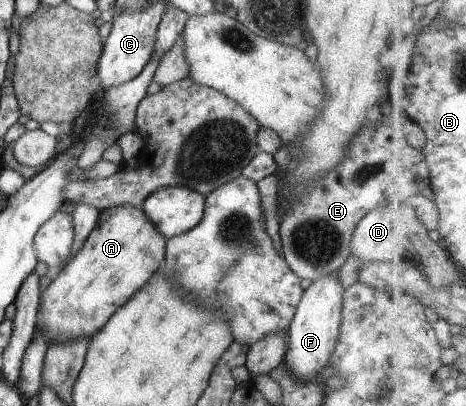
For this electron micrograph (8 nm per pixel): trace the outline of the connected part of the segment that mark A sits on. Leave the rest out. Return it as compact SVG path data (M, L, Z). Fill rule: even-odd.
M121 204L98 210L95 227L87 234L79 251L58 271L52 274L48 287L40 293L36 327L48 341L47 345L77 336L88 339L161 267L166 239L156 232L139 207Z

